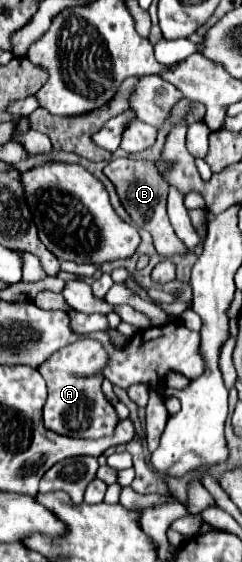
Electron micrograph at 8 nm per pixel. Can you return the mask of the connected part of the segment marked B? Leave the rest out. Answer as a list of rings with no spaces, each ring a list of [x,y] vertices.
[[[113,159],[105,165],[103,173],[111,179],[111,183],[117,189],[119,201],[125,207],[125,211],[129,213],[129,217],[133,219],[133,223],[137,227],[145,227],[155,243],[157,253],[161,253],[163,257],[167,257],[169,253],[187,253],[187,247],[183,245],[183,241],[175,235],[169,217],[167,217],[167,193],[169,193],[169,183],[163,179],[163,175],[157,171],[157,167],[151,161],[133,161],[133,159]]]

